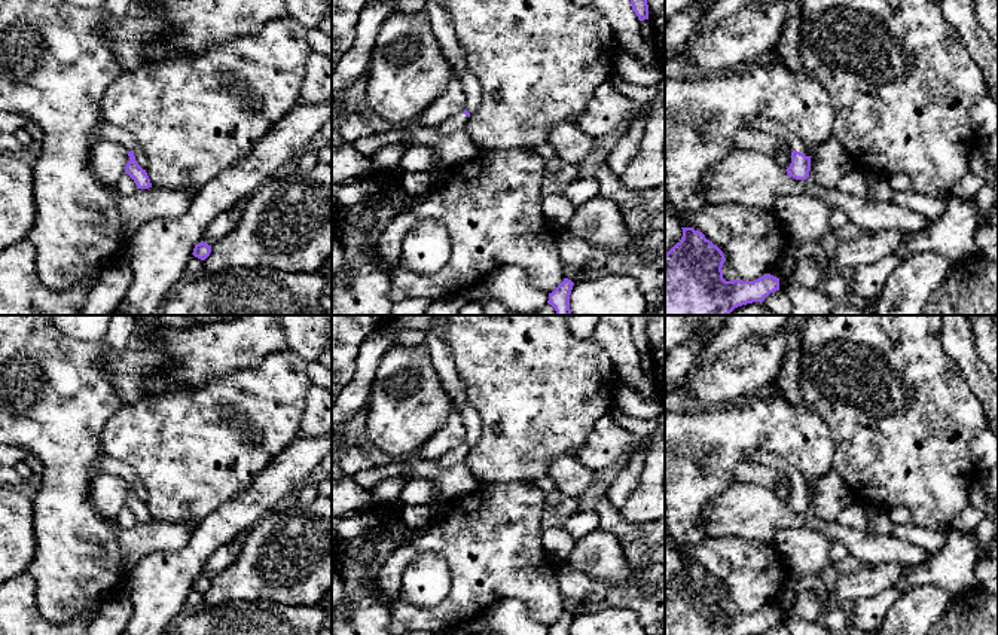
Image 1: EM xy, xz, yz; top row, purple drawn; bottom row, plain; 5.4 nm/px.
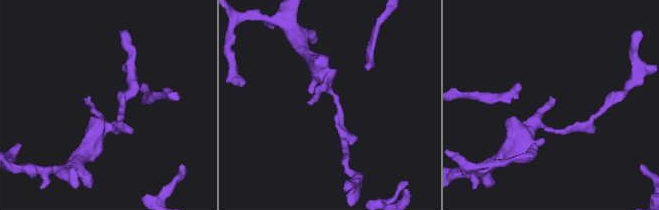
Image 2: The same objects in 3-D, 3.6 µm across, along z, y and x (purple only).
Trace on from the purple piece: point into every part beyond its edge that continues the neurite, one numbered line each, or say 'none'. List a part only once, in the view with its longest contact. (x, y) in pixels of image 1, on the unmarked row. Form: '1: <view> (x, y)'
1: yz (760, 457)

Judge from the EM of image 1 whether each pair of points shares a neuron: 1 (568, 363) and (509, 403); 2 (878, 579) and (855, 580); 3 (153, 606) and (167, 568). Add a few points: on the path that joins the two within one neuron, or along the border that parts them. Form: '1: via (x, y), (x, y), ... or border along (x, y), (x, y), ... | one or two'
1: via (554, 378), (543, 388), (524, 388) | one
2: via (872, 579), (861, 580) | one
3: via (158, 597), (158, 585), (165, 577) | one

